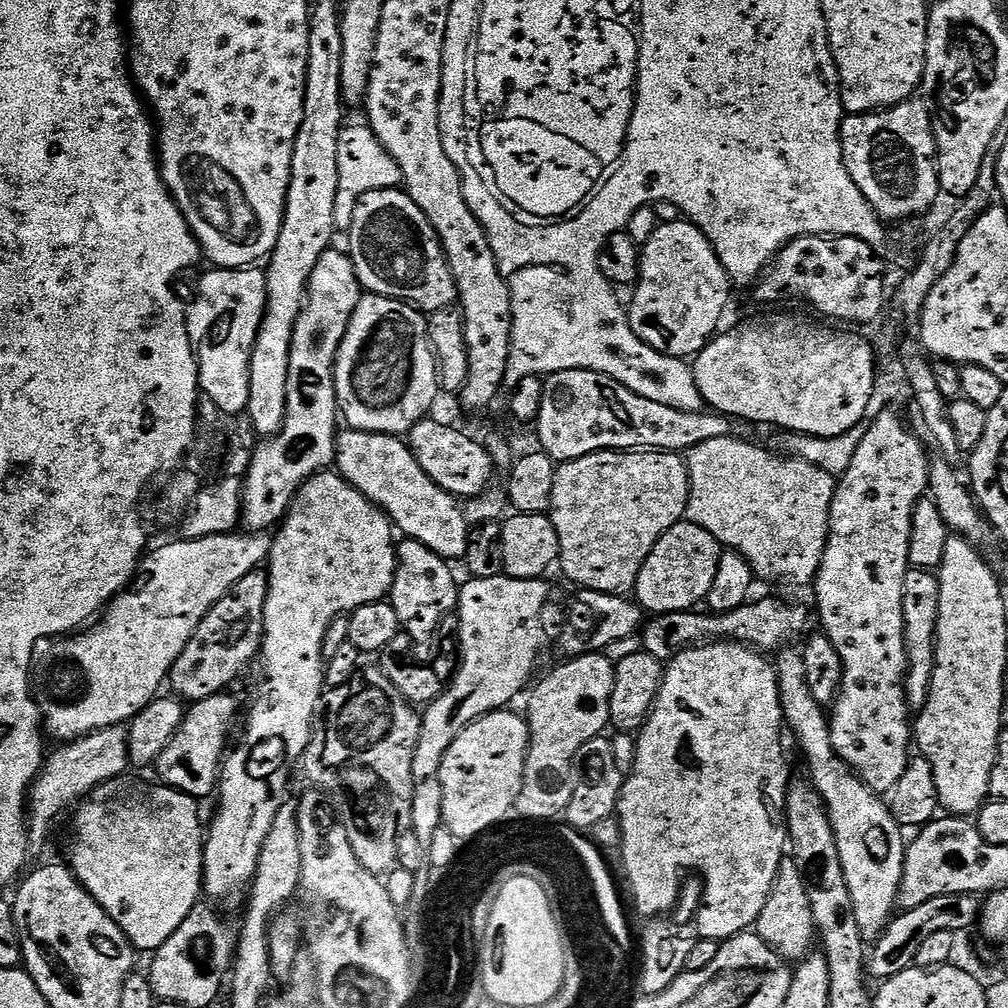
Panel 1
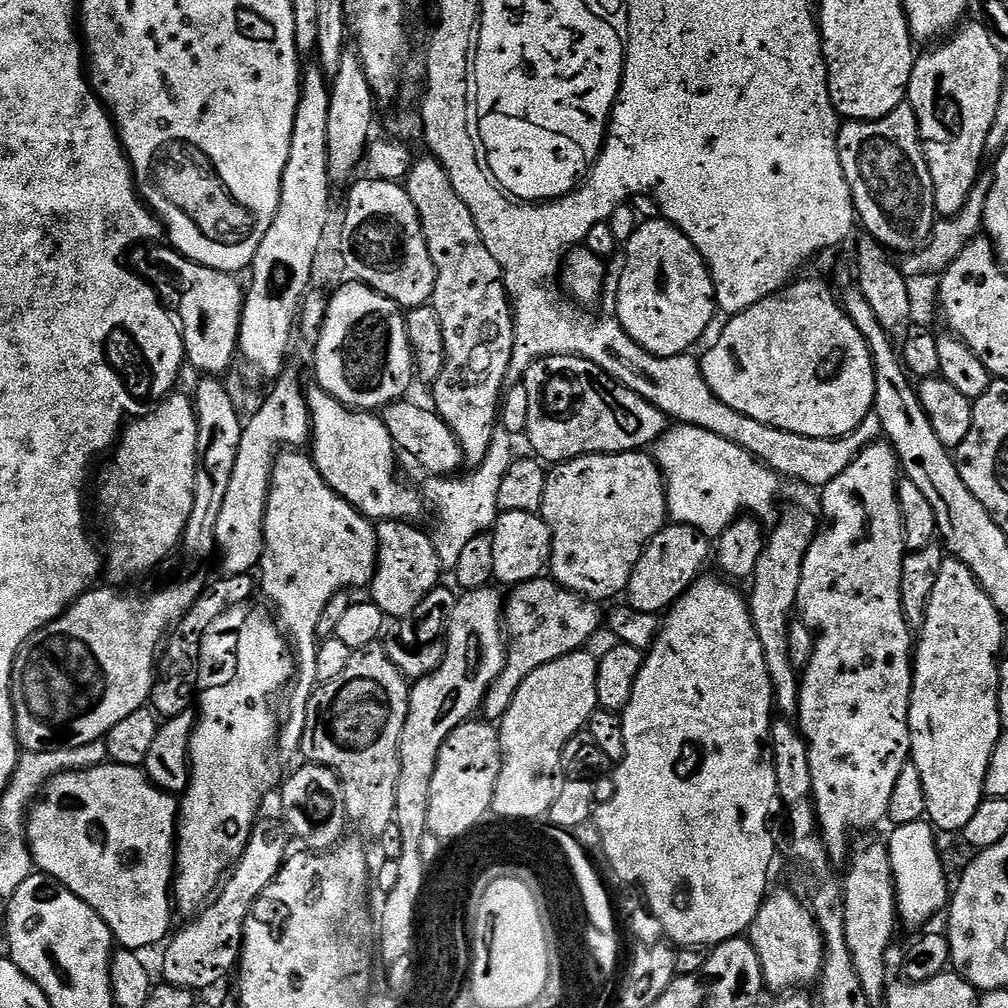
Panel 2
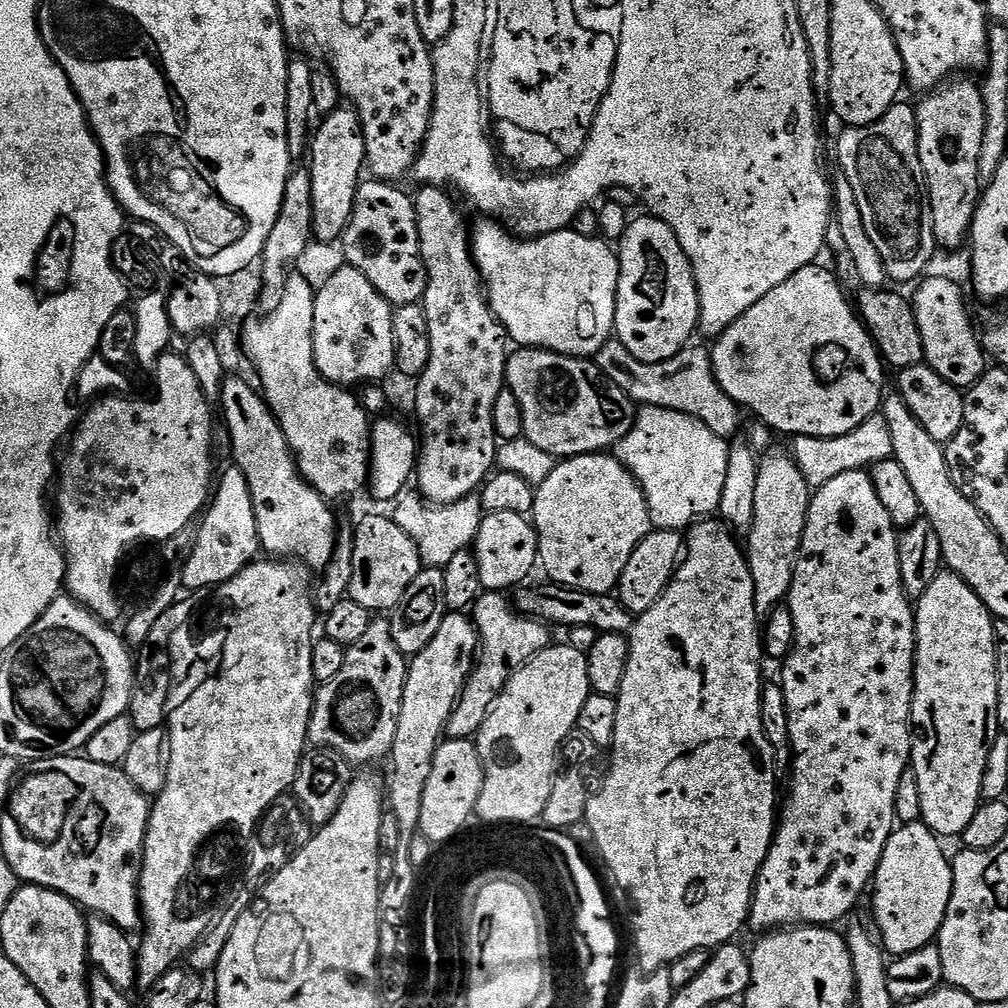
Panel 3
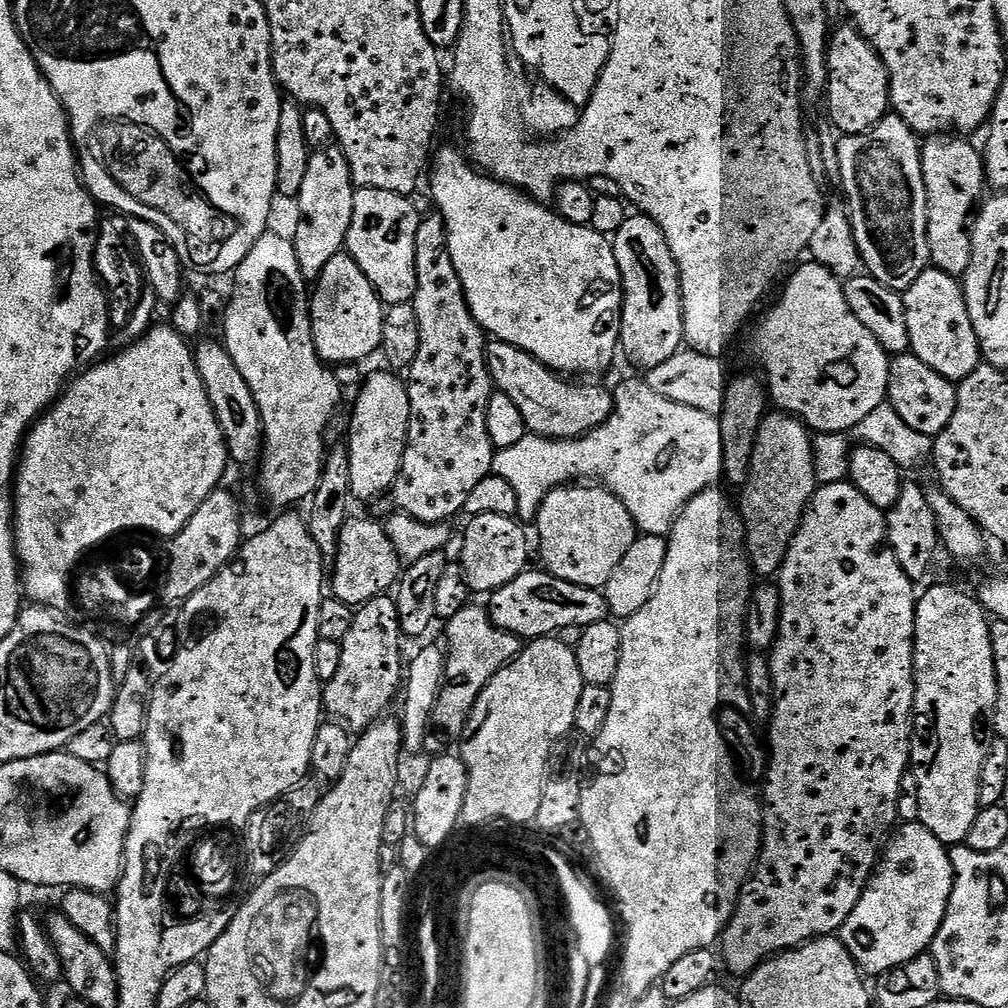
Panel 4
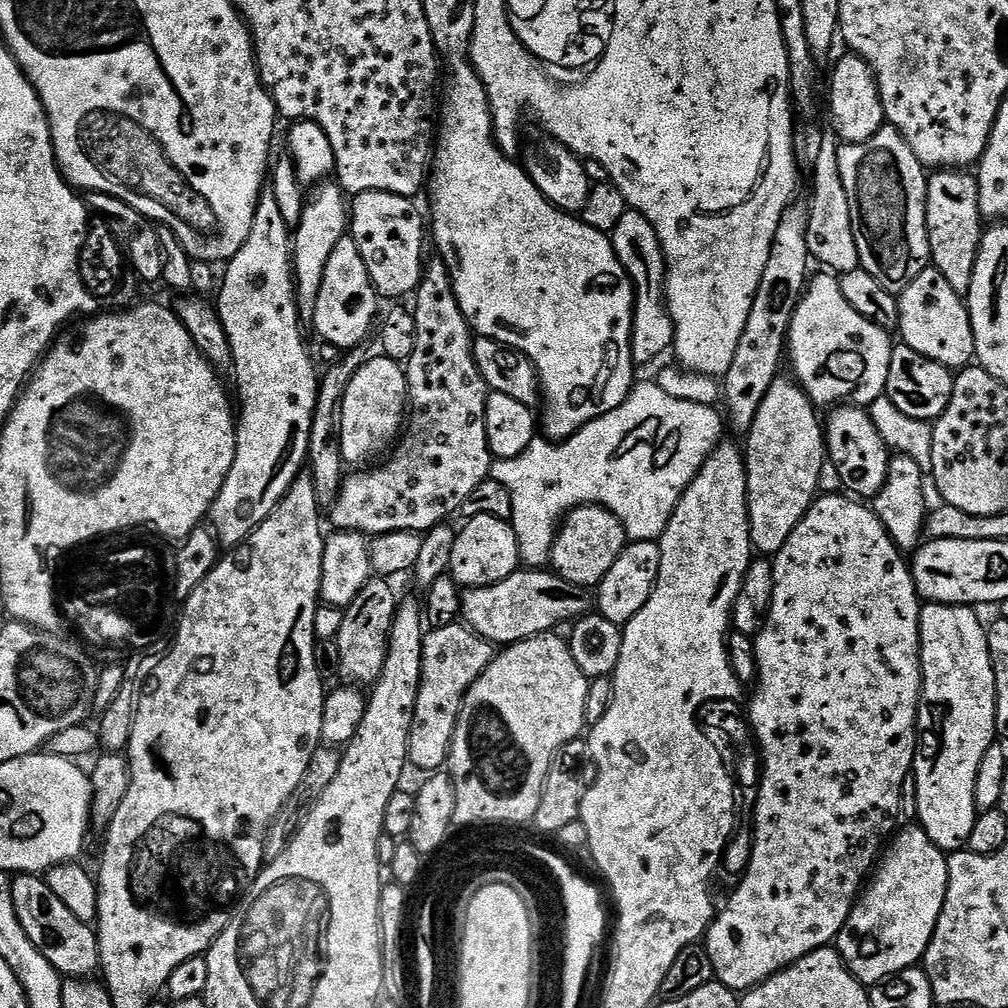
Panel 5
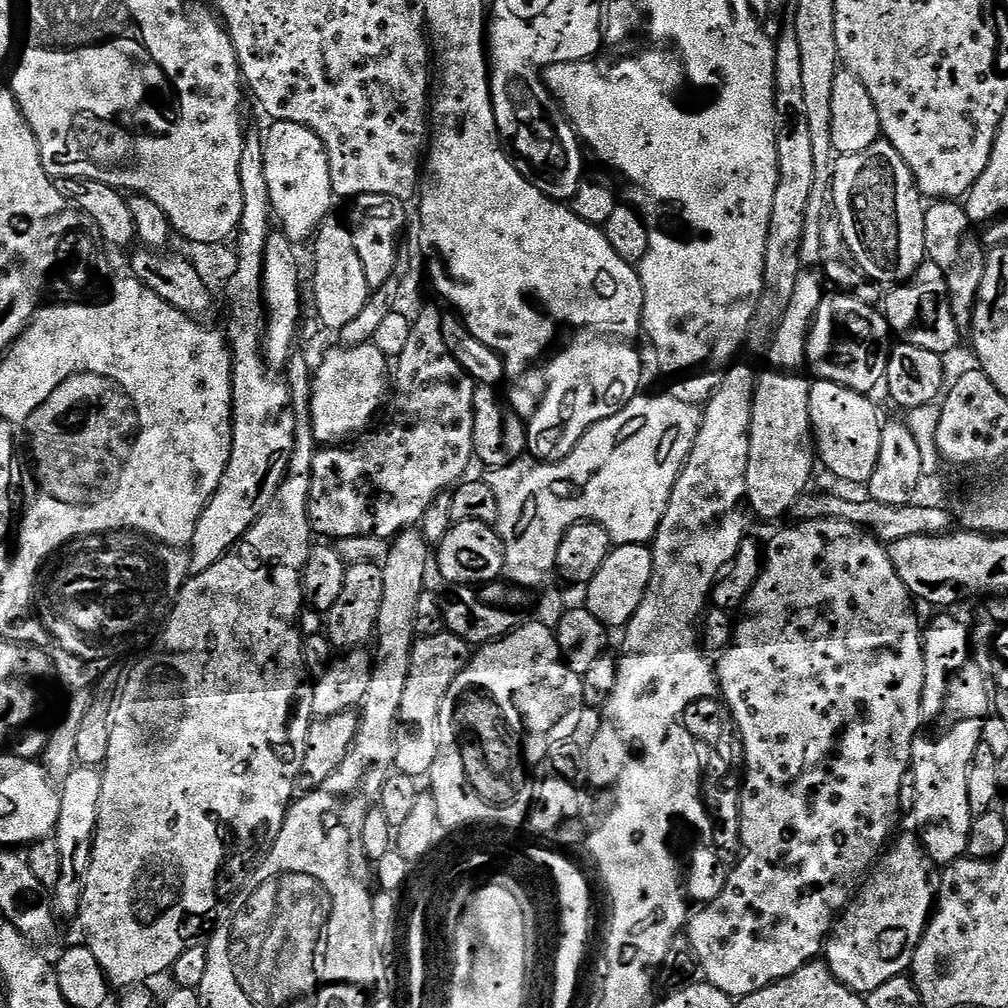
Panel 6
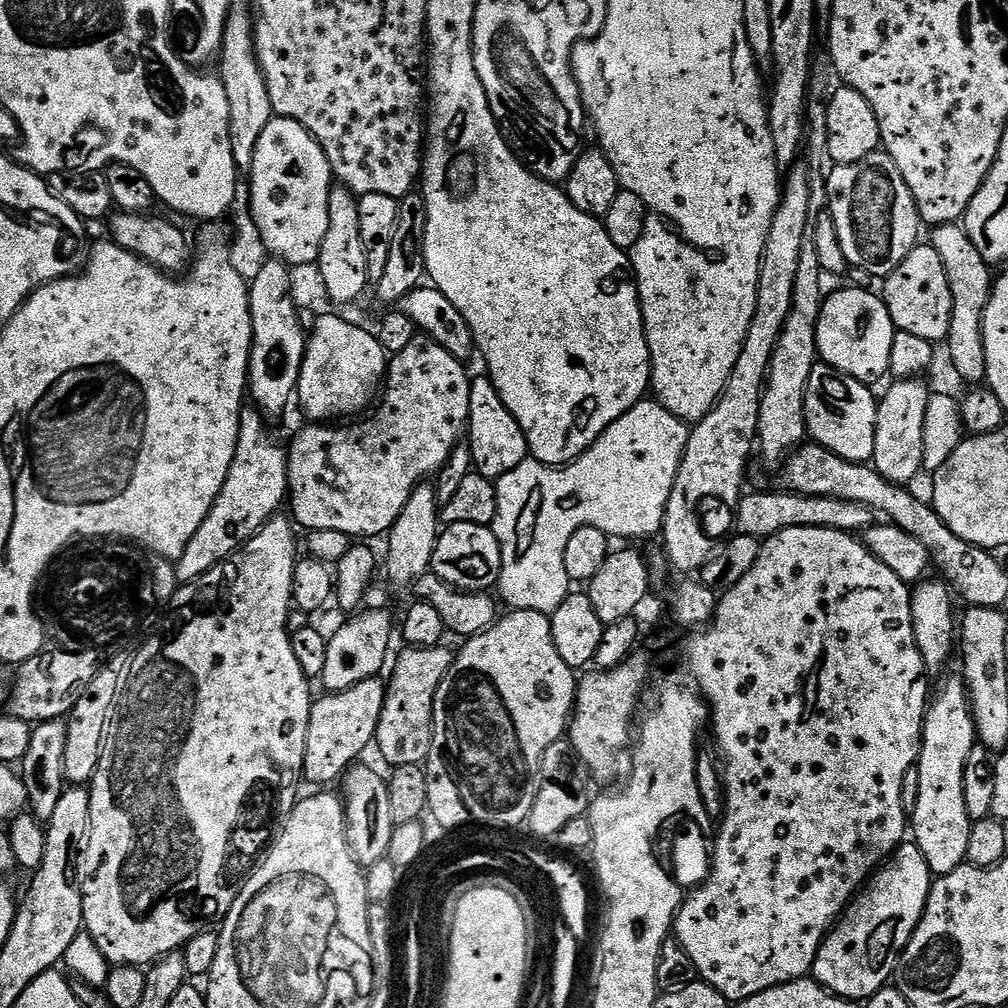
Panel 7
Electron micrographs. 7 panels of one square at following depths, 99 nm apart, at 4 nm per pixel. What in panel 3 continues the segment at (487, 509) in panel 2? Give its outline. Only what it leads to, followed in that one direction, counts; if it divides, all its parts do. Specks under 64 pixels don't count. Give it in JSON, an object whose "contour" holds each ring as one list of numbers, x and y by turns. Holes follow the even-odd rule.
{"contour":[[408,490,395,501,396,509,390,512,392,520,414,538,414,546,418,546,420,559,427,567,445,568,458,554,458,550,472,548,476,543,476,535,485,518,483,504,479,495,473,494,453,504,431,504,419,491]]}

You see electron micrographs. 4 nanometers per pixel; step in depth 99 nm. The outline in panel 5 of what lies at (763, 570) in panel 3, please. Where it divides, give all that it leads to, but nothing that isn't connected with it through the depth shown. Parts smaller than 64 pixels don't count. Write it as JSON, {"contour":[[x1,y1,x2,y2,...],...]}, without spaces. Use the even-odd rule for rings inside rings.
{"contour":[[777,378,770,386,770,390,766,390,766,398,762,398,762,406,758,406,758,414,754,414,754,426,750,426,746,437,746,451,744,452,744,465,746,466,746,486,748,487,748,521,750,522,750,534,752,535,752,546,757,553,763,554,765,557,775,557,778,550,782,550,782,546,786,546,786,538,790,538,790,534,794,534,794,526,798,526,798,522,808,513,808,507,812,505,818,493,822,488,822,477,824,475,824,466,826,463,826,428,816,417,818,412,817,405,812,403,812,399,804,393,804,389,796,383,795,379]]}

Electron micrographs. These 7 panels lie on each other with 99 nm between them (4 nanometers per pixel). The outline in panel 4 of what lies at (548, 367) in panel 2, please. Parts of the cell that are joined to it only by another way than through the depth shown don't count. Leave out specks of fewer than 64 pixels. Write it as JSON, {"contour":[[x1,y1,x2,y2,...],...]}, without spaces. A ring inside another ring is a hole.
{"contour":[[495,338,486,344,488,369,493,385,522,410,525,429,531,435,545,436,551,440,573,440,585,436,612,417,614,396,600,384,579,384,579,379,565,378,553,372,540,360,535,360,526,350,510,346]]}

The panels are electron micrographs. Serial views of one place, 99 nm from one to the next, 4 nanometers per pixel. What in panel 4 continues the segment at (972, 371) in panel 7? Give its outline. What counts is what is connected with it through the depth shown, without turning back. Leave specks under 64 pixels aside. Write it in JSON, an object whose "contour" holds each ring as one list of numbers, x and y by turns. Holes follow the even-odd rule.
{"contour":[[960,134,929,136,923,141,920,161,922,178,926,182,926,202,928,203,928,245,932,255,931,263,946,274,962,278,970,270,972,257,972,226,978,205,985,199,986,173,984,158,979,147,971,144,971,139]]}

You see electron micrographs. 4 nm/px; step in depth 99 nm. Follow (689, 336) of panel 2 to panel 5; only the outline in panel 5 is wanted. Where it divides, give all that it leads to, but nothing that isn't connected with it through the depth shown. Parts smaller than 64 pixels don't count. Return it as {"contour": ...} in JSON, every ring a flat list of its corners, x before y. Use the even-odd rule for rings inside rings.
{"contour":[[630,210,622,214,610,239,636,293,636,301,632,303,632,359,637,365,648,364,673,347,674,326,664,302,664,251,658,234,654,234,654,226,640,212]]}

